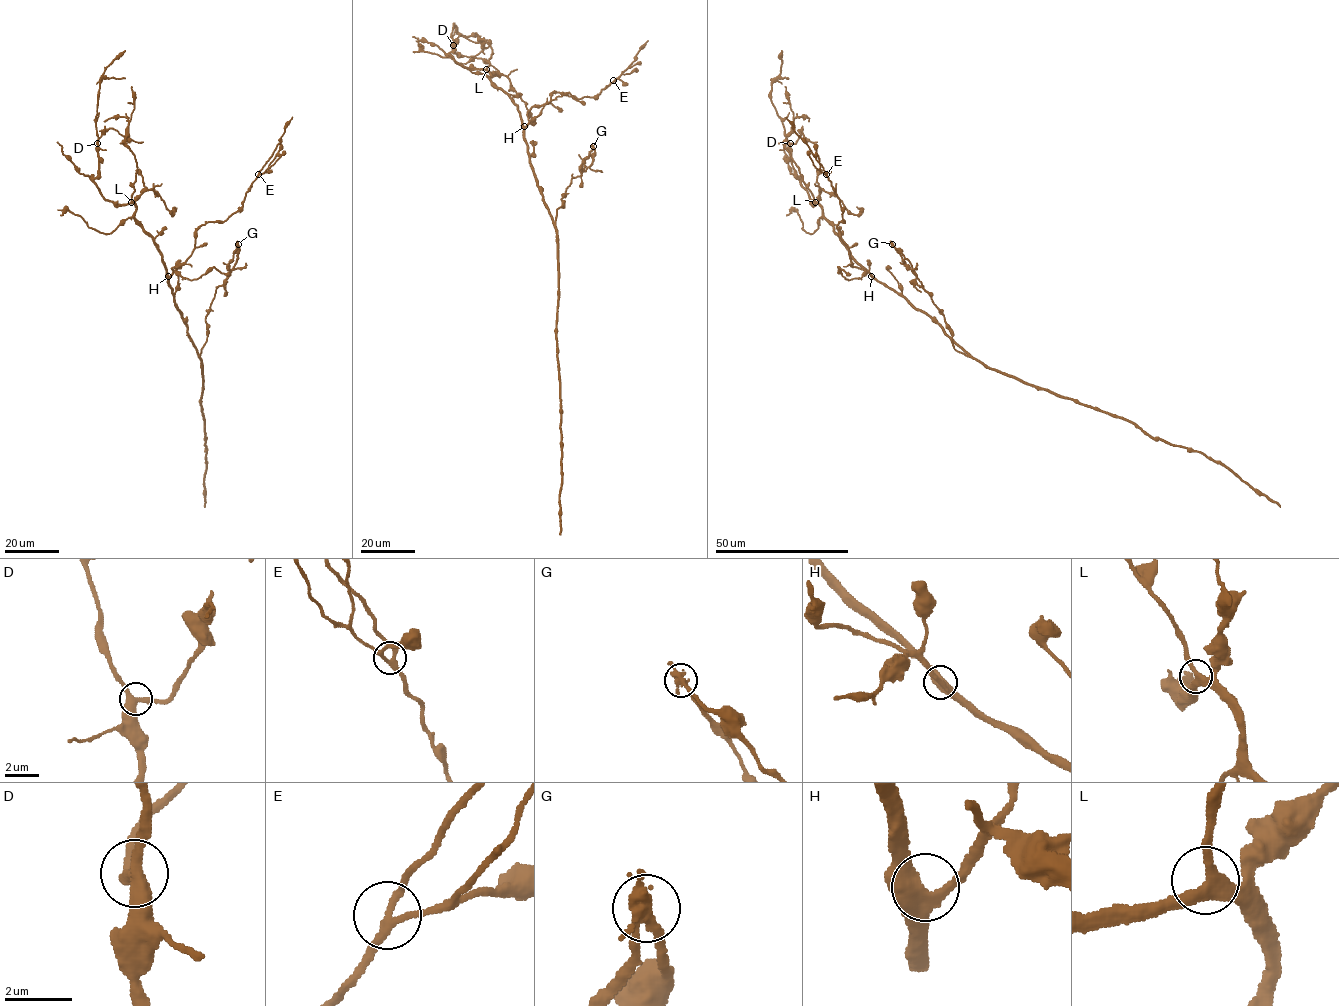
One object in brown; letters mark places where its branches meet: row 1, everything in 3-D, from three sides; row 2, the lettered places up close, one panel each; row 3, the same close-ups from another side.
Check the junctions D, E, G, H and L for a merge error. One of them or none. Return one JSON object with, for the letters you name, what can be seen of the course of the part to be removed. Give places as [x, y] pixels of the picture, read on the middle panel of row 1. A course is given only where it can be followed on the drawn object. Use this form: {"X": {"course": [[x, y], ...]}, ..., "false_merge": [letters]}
{"G": {"course": [[593, 146], [592, 163], [585, 171], [581, 170], [579, 186]]}, "false_merge": ["G"]}

